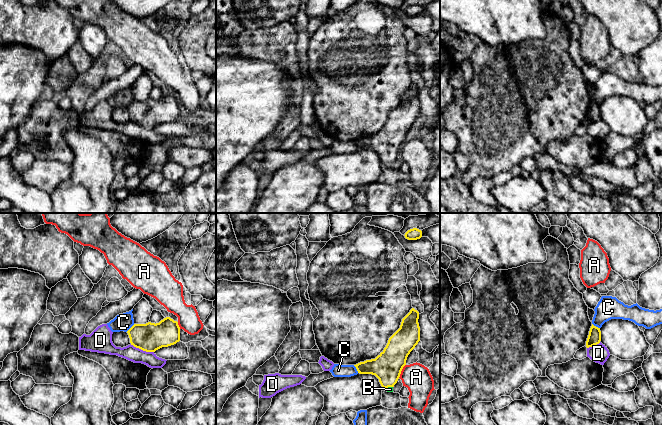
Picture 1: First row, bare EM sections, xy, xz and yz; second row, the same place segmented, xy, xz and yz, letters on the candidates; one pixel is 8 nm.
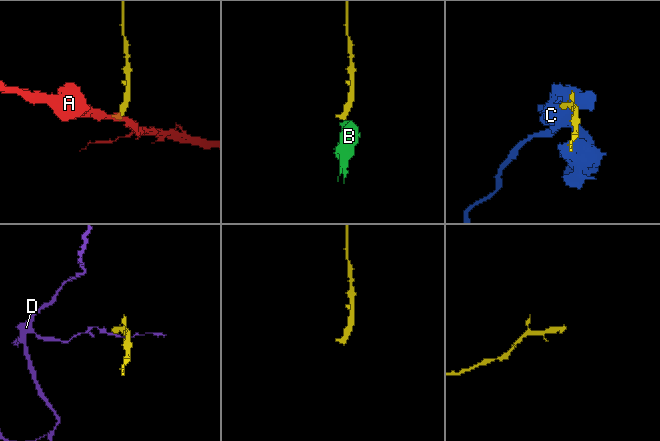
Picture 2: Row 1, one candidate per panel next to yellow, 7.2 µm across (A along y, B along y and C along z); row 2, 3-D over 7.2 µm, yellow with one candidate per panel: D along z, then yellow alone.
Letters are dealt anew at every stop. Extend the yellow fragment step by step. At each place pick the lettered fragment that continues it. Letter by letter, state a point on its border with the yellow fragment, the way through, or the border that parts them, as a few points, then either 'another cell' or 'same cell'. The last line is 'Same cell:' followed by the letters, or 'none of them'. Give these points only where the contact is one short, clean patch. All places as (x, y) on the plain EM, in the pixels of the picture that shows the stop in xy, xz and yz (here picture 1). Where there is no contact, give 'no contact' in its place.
A: xz (401, 146) | along xz (405, 140), (398, 153) | another cell
B: xz (387, 163) | across xz (387, 143), (387, 163), (390, 165) | same cell
C: xy (131, 103) | along xy (134, 100), (126, 107) | another cell
D: xy (142, 125) | along xy (130, 120), (153, 128) | another cell
Same cell: B

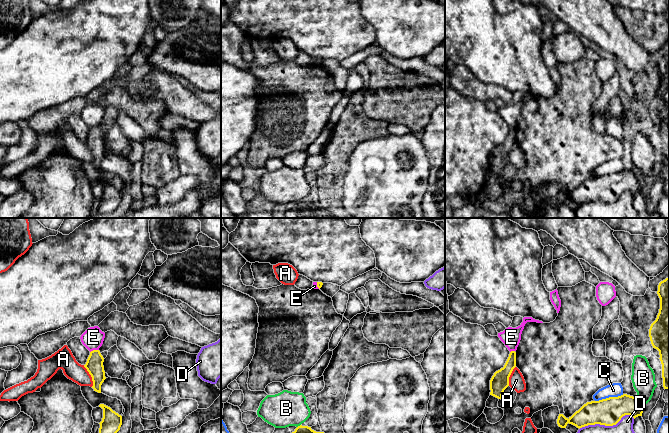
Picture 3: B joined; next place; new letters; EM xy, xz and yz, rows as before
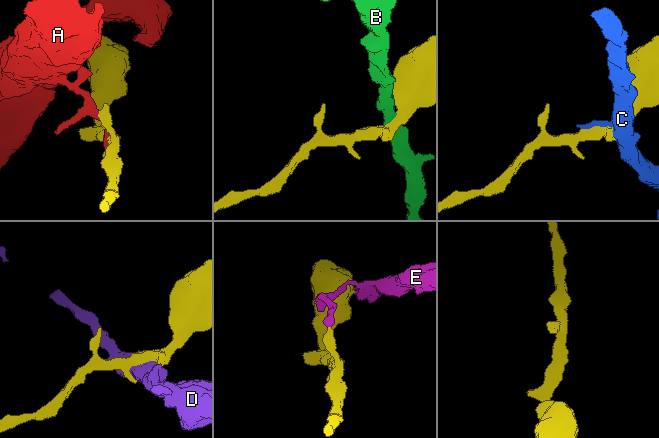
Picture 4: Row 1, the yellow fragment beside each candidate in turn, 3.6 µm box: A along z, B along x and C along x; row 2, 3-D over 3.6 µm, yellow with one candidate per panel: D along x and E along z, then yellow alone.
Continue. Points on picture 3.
A: xy (91, 152) | another cell
B: yz (639, 177) | another cell
C: yz (609, 173) | another cell
D: yz (606, 201) | another cell
E: xy (94, 126) | another cell
Same cell: none of them

